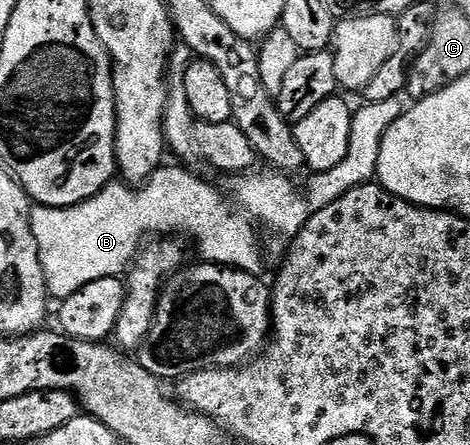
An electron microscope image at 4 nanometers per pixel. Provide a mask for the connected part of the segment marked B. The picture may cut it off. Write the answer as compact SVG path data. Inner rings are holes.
M405 91L384 99L382 103L368 101L360 104L360 109L356 108L351 118L349 151L345 151L345 159L329 171L311 173L307 197L284 172L251 171L232 180L235 181L231 185L234 205L205 178L179 165L164 163L138 187L112 183L89 200L64 209L36 204L31 211L31 226L37 239L43 274L47 277L48 294L62 299L73 295L73 291L81 291L81 287L85 287L85 283L93 283L93 279L126 274L136 253L152 235L184 233L195 240L204 262L262 274L263 253L259 250L255 225L264 225L286 239L294 239L312 213L329 207L329 203L337 203L337 199L341 199L345 191L353 191L353 187L372 184L379 172L385 131L389 131L389 127L393 127L393 123L401 119L412 104L412 97Z

